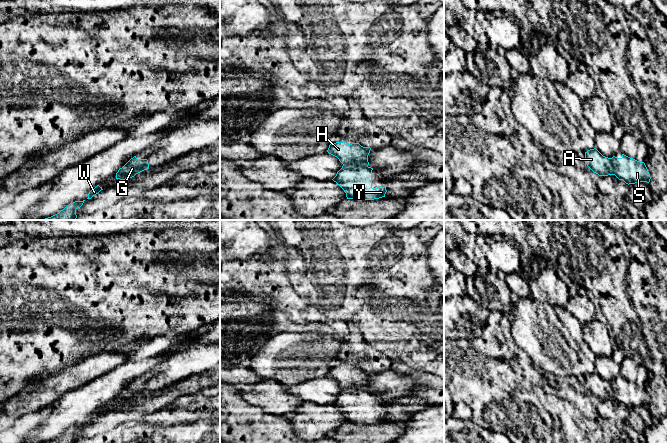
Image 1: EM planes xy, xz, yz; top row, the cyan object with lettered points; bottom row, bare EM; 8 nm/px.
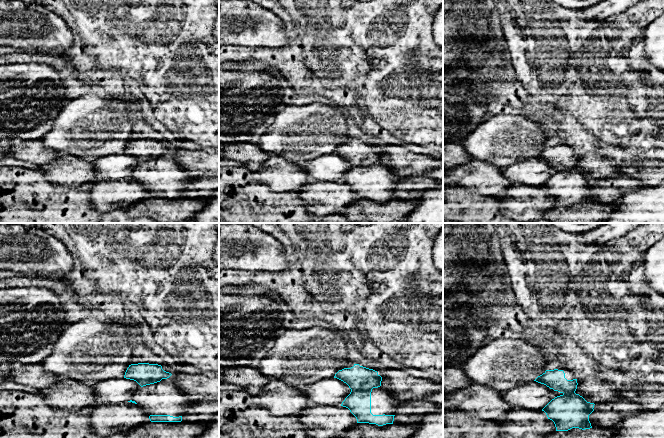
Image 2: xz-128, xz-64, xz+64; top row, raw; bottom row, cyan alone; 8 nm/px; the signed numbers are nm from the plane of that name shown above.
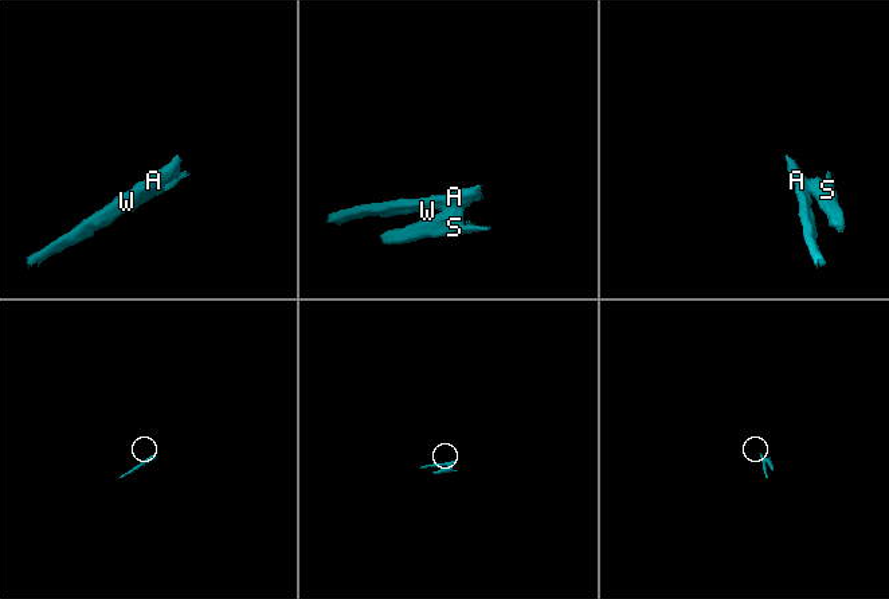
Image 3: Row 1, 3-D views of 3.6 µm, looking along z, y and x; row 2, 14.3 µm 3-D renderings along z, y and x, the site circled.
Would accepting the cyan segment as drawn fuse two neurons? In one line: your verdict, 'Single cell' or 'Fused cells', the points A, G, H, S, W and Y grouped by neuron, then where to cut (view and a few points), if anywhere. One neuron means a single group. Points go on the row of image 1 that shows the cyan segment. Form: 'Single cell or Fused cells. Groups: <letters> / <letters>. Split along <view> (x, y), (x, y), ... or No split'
Fused cells. Groups: A H W / G S Y. Split along xz (343, 164), (367, 166)

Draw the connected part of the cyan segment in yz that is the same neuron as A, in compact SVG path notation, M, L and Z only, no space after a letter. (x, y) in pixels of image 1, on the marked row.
M596 148L585 152L585 163L599 176L614 175L610 158L603 156Z

